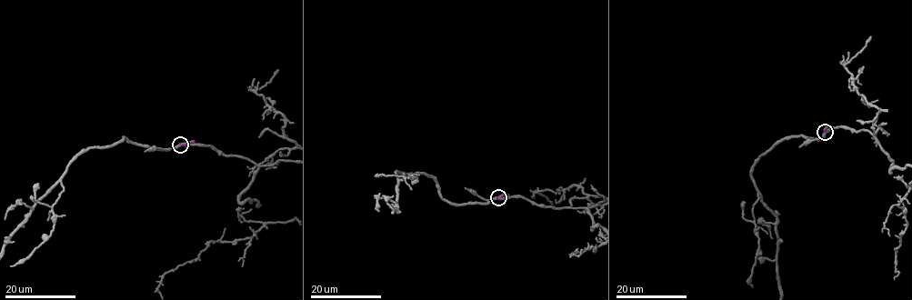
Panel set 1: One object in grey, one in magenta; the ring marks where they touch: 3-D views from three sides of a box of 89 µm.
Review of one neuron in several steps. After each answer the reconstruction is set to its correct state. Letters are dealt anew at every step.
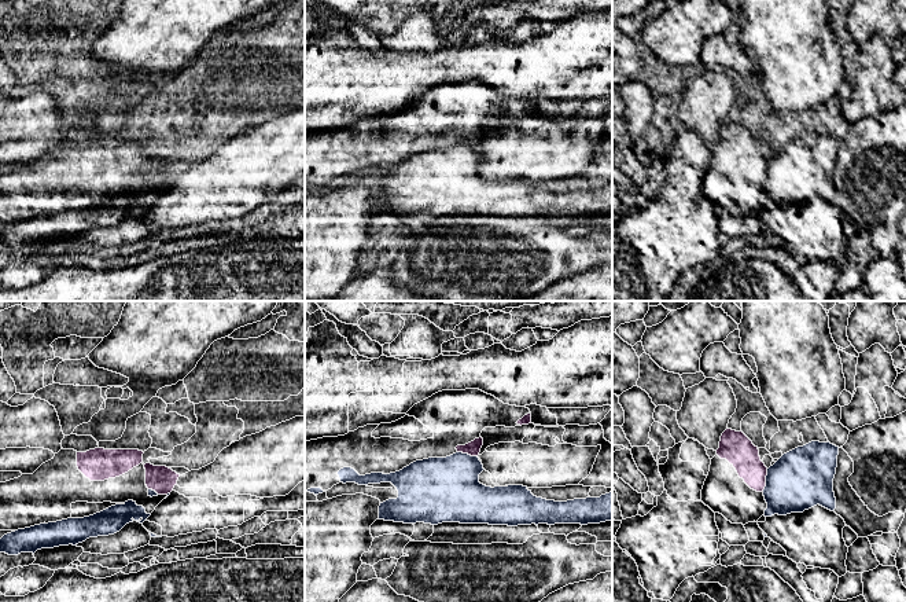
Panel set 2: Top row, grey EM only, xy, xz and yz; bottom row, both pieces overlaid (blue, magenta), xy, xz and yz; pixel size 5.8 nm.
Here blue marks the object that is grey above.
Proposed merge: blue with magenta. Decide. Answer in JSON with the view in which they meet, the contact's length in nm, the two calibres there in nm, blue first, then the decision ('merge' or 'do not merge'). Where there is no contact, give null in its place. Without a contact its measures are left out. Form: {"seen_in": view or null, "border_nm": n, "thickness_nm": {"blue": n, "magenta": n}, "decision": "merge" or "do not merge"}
{"seen_in": "yz", "border_nm": 140, "thickness_nm": {"blue": 360, "magenta": 180}, "decision": "do not merge"}

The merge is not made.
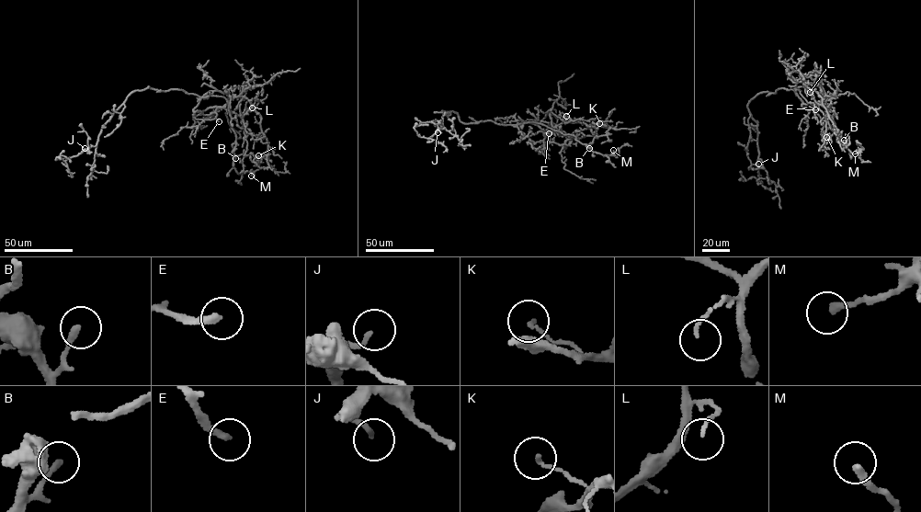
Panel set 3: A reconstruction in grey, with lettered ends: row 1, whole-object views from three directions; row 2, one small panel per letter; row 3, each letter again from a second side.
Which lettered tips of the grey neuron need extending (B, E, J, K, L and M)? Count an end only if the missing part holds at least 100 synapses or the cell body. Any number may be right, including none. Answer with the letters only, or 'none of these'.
none of these

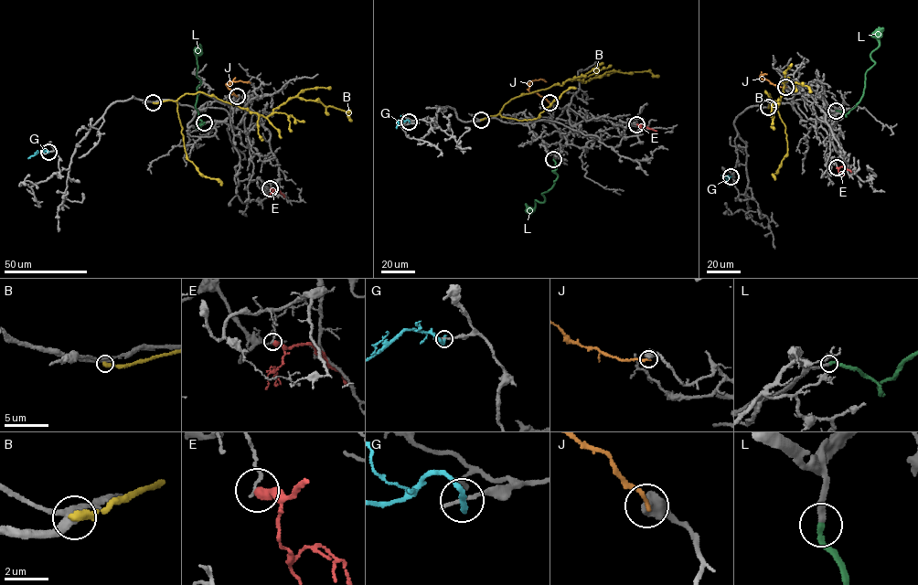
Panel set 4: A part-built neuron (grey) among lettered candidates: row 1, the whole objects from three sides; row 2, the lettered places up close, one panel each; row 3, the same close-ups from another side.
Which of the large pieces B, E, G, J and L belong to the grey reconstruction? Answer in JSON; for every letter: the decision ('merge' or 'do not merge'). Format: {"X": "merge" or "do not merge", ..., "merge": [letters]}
{"B": "do not merge", "E": "do not merge", "G": "do not merge", "J": "do not merge", "L": "merge", "merge": ["L"]}

